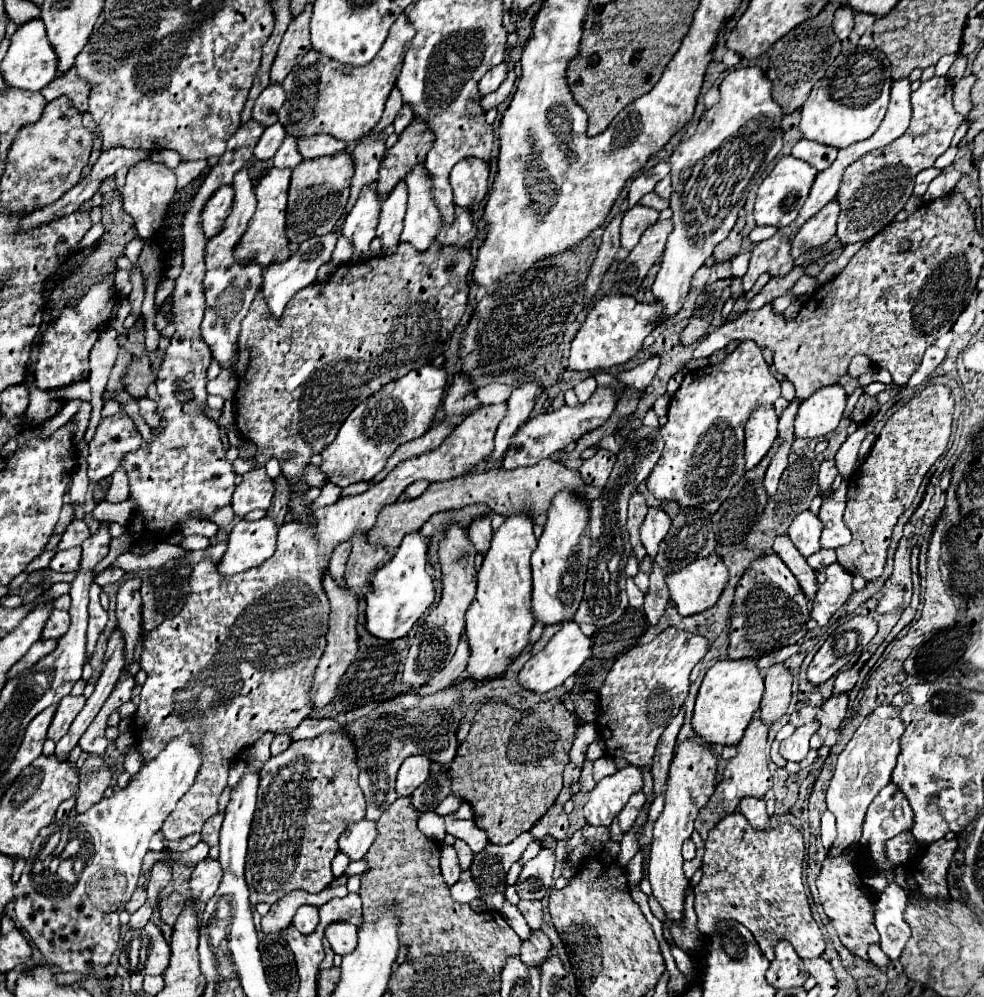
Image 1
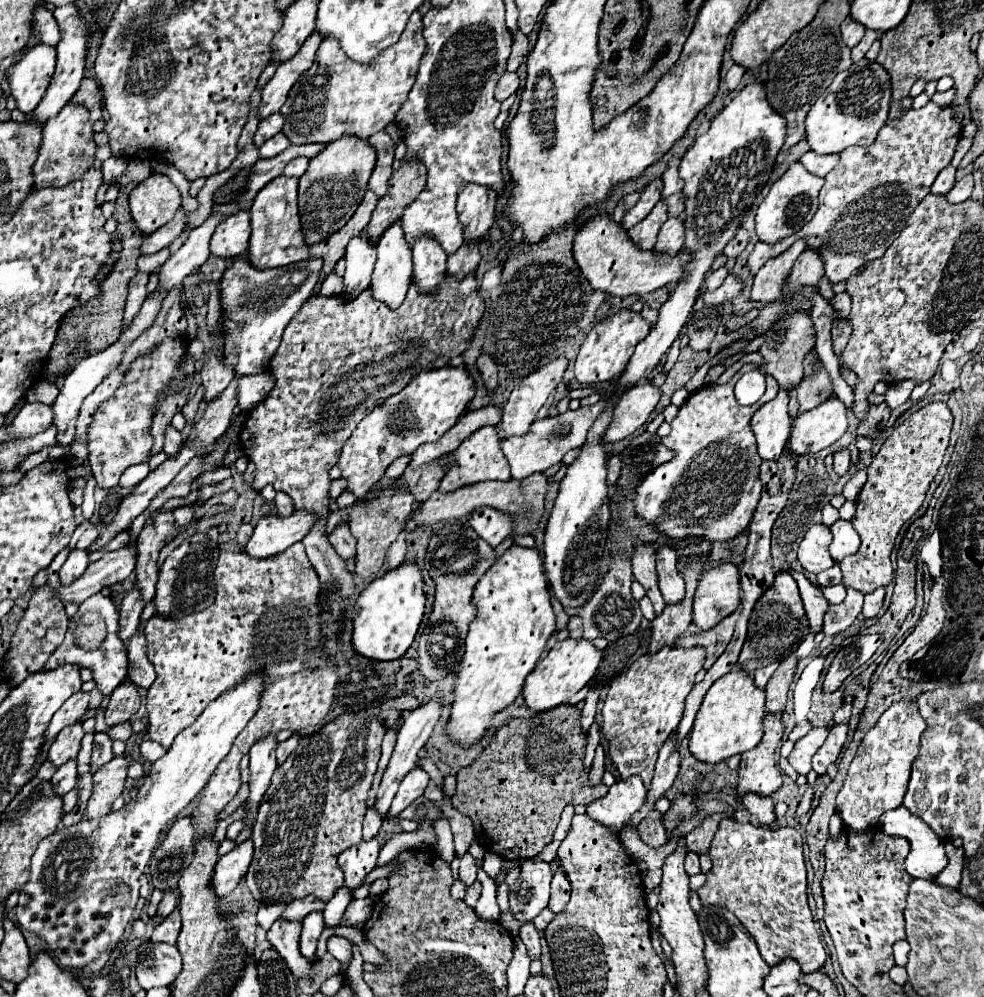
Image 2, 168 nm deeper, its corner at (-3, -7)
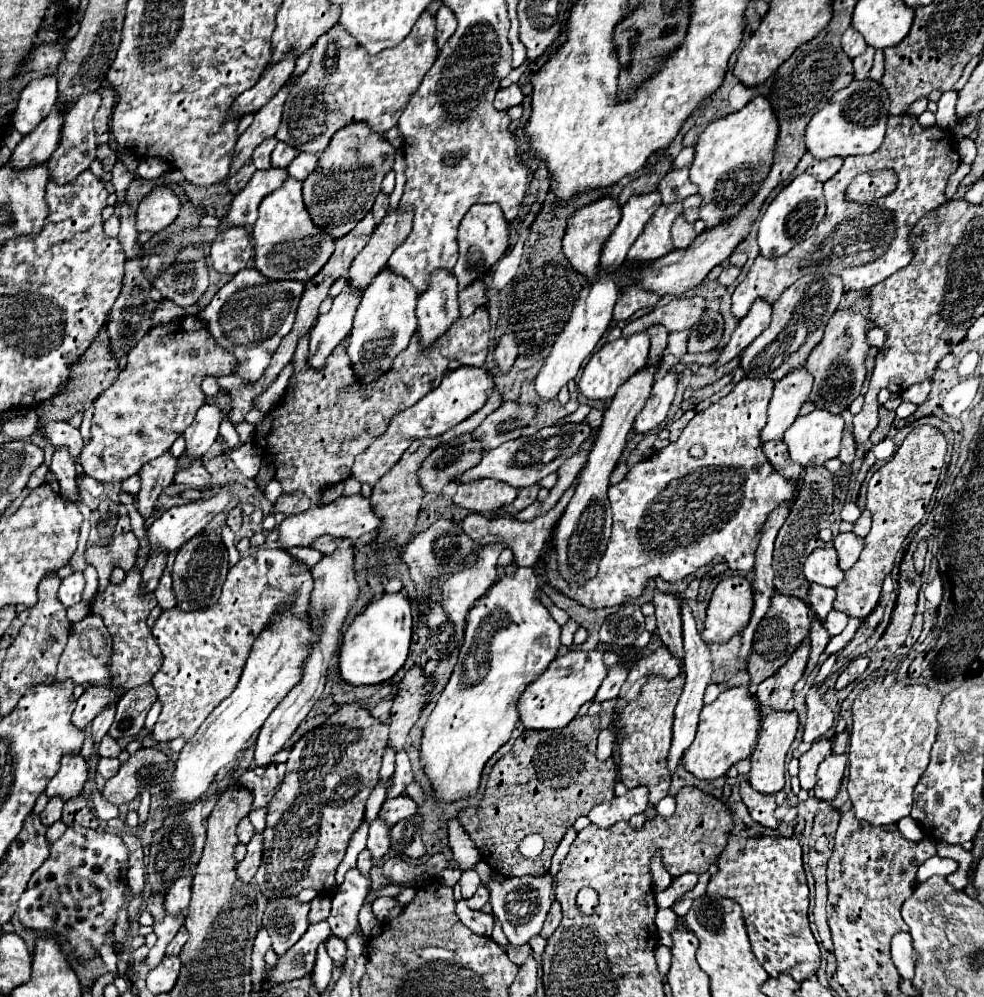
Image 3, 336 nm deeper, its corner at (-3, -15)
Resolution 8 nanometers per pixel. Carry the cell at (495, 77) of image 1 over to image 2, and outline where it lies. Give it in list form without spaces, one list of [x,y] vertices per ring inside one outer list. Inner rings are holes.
[[[503,73],[497,87],[495,87],[495,99],[505,101],[511,93],[515,93],[519,87],[519,77],[517,73]]]

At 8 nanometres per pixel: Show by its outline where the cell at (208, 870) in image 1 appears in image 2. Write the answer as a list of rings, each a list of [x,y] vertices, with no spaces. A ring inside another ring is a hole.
[[[251,839],[239,843],[233,851],[219,857],[217,867],[213,871],[213,879],[211,879],[211,889],[217,897],[225,897],[237,887],[239,879],[247,873],[251,857],[253,857]]]

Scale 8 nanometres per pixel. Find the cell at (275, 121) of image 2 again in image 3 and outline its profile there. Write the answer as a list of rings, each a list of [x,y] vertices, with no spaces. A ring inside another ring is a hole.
[[[271,137],[271,139],[265,139],[265,141],[255,149],[255,153],[253,153],[253,163],[255,163],[255,167],[257,167],[259,171],[271,169],[271,153],[273,153],[273,149],[275,149],[277,143],[279,143],[279,141],[277,141],[275,137]]]

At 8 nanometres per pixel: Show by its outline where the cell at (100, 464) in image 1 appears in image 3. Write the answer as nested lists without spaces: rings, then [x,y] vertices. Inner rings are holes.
[[[181,315],[169,323],[151,327],[151,331],[137,343],[137,347],[129,351],[127,367],[119,373],[117,381],[107,391],[103,391],[95,403],[91,439],[81,453],[81,465],[85,473],[101,483],[121,483],[135,475],[143,463],[157,459],[161,453],[167,453],[175,439],[193,423],[197,409],[205,403],[205,395],[201,391],[203,379],[207,375],[229,375],[233,373],[233,367],[237,367],[233,353],[215,343],[209,329],[197,315]]]

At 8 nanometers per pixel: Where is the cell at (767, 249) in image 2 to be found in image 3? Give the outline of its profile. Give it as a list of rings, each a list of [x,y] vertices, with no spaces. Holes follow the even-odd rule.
[[[911,115],[889,117],[883,145],[871,155],[847,157],[839,173],[825,183],[827,213],[821,219],[815,235],[793,247],[787,255],[781,255],[777,259],[759,255],[755,259],[747,277],[733,291],[733,317],[743,319],[755,299],[763,299],[773,305],[773,301],[777,301],[787,287],[791,287],[799,277],[807,273],[839,275],[845,289],[855,291],[869,289],[895,271],[907,267],[913,259],[909,243],[913,227],[921,217],[925,217],[925,213],[935,213],[947,201],[945,183],[957,167],[959,155],[955,153],[955,137],[951,135],[951,131],[939,127],[923,129]],[[887,167],[895,169],[899,177],[899,185],[893,195],[867,205],[845,201],[845,189],[857,173]]]

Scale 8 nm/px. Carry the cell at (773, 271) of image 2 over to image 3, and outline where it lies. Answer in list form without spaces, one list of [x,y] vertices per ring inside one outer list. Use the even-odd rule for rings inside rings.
[[[757,299],[757,301],[753,303],[753,309],[749,311],[749,315],[739,321],[739,325],[737,325],[737,329],[733,331],[729,343],[725,345],[723,353],[719,355],[719,359],[717,359],[713,365],[715,365],[715,367],[717,367],[717,365],[725,365],[725,363],[729,363],[733,357],[741,355],[741,351],[743,351],[769,323],[771,323],[771,305],[765,303],[765,301],[761,301],[761,299]]]

